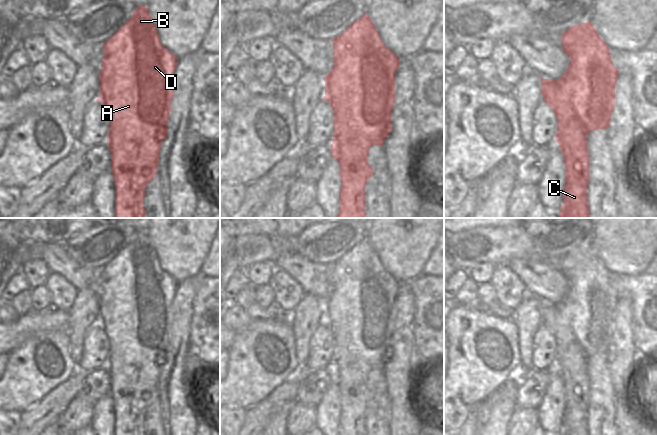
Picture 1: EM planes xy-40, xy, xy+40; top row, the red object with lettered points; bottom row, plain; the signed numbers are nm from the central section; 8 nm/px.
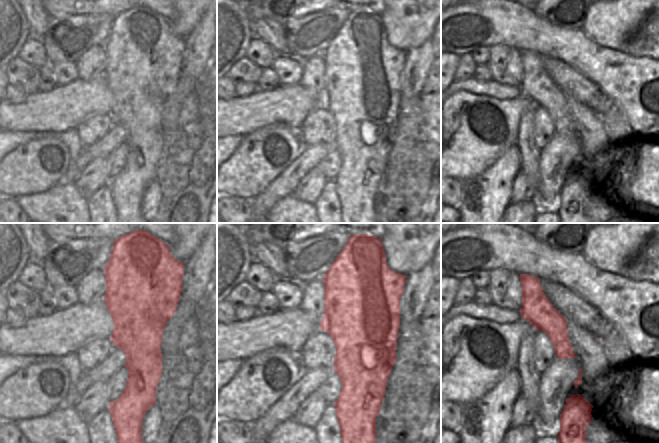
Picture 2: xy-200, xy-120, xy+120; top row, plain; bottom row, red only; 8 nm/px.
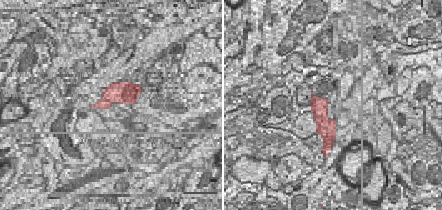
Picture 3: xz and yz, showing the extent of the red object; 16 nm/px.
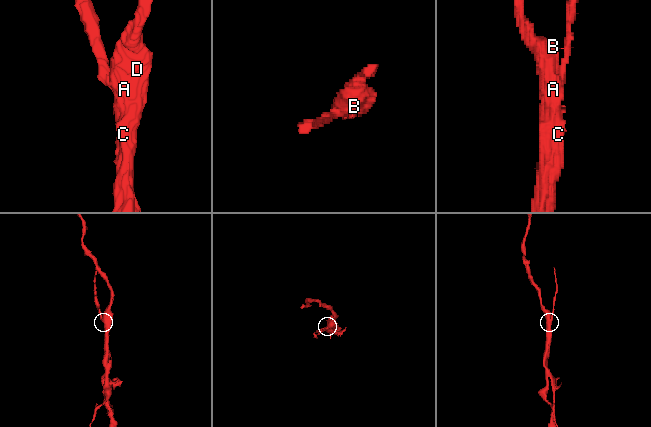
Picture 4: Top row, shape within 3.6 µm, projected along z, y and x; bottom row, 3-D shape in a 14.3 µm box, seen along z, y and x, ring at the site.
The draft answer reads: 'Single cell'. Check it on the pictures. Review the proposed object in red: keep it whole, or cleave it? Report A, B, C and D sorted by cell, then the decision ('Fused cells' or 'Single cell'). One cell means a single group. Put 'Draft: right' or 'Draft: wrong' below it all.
Groups: A B D / C. Fused cells.
Draft: wrong

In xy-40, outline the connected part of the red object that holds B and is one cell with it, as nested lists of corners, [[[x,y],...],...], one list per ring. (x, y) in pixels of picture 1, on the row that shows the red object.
[[[145,5],[133,14],[103,43],[99,73],[99,98],[109,114],[107,144],[111,152],[111,172],[115,184],[115,218],[145,218],[143,200],[147,184],[157,174],[161,142],[167,137],[167,122],[173,100],[173,74],[178,58],[160,42],[155,24]]]

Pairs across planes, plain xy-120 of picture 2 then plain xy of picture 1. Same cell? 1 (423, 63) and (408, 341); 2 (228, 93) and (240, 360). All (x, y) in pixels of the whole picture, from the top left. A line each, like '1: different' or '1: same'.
1: same
2: same

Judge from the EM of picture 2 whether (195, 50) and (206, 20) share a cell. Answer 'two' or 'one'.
one

